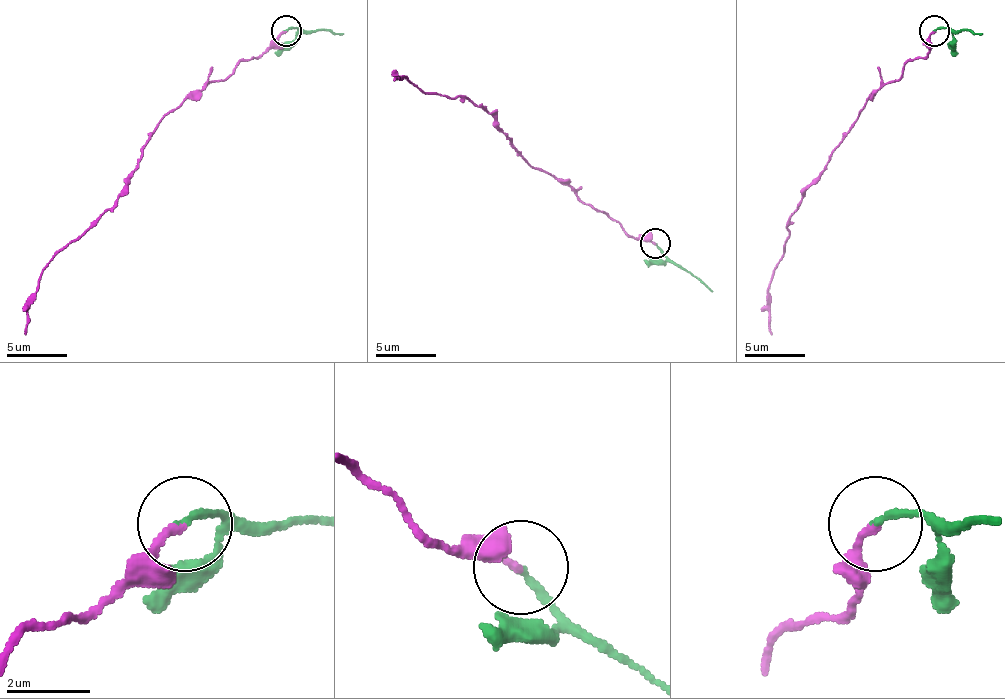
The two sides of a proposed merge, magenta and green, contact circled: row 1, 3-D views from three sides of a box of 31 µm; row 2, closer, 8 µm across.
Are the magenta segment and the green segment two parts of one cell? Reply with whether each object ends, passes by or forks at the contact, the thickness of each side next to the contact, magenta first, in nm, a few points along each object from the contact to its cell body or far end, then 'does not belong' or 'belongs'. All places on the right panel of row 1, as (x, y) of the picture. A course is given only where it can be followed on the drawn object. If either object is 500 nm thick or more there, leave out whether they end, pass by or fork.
magenta ends | green ends | 170/170 nm | magenta via (935, 31), (929, 52), (911, 58), (850, 125), (787, 227), (784, 257), (772, 275), (769, 309), (772, 336) | green via (935, 31), (983, 34) | does not belong

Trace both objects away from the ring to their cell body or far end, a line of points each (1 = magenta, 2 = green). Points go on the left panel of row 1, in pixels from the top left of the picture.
1: (287, 31), (263, 52), (245, 58), (157, 125), (118, 200), (55, 257), (40, 275), (28, 309), (25, 336)
2: (287, 31), (344, 34)

